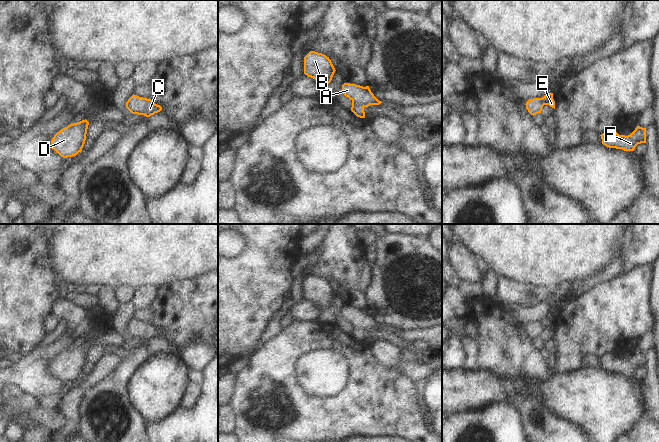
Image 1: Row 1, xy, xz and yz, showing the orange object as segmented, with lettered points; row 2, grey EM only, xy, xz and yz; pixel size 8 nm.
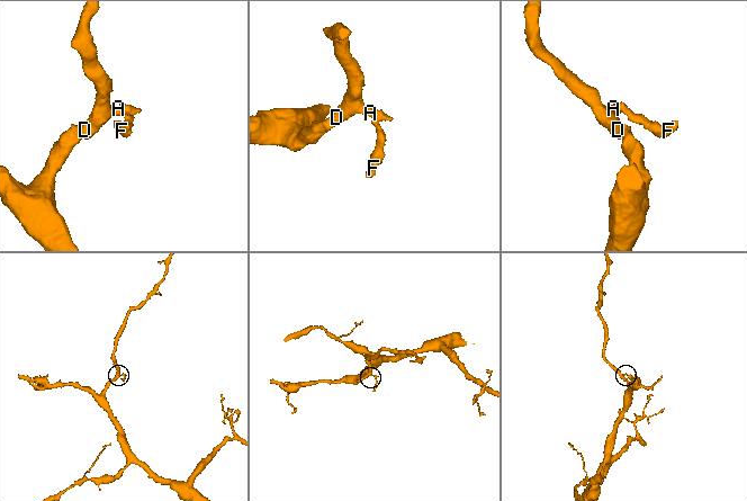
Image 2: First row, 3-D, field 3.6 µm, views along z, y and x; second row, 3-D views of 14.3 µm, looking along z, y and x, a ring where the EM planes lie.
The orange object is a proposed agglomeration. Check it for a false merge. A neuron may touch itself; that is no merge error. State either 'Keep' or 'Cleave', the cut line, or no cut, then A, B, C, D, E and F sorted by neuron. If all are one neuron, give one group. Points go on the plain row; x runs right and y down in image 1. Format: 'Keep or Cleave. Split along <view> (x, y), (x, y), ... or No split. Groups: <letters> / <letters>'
Keep. No split. Groups: A B C D E F

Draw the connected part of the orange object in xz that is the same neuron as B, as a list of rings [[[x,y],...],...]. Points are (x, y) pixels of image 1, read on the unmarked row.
[[[310,275],[304,281],[304,298],[315,303],[323,310],[331,306],[335,295],[329,281],[322,277]]]

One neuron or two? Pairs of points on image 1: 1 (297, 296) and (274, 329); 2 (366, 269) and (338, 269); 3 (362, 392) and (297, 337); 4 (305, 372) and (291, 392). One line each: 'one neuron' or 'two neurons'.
1: one neuron
2: one neuron
3: one neuron
4: two neurons

